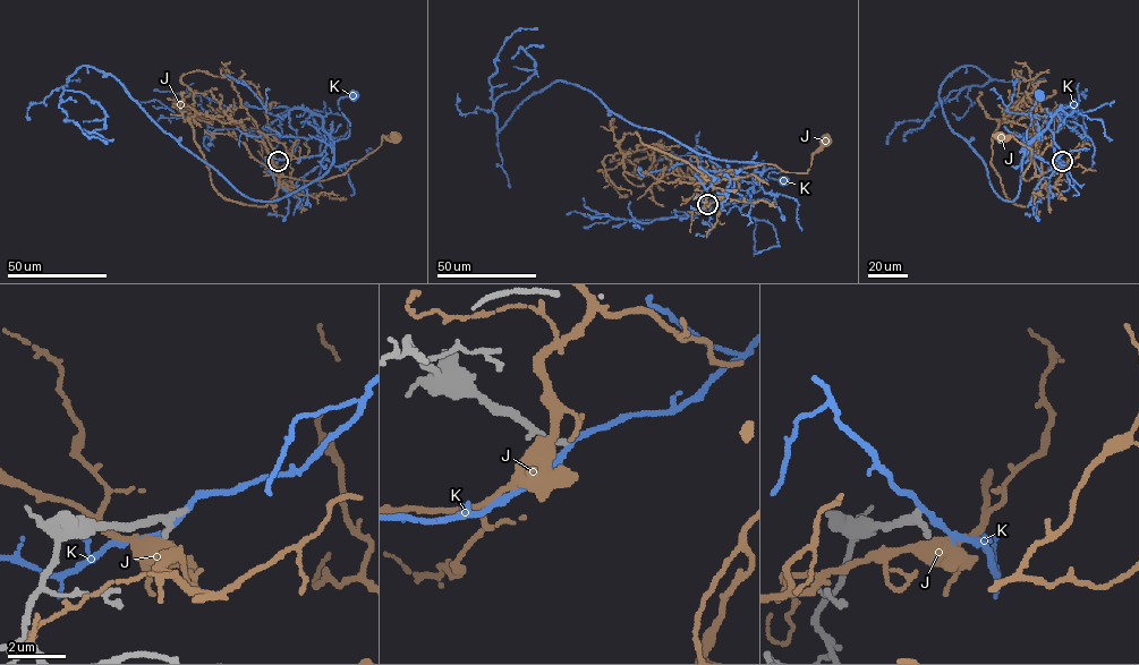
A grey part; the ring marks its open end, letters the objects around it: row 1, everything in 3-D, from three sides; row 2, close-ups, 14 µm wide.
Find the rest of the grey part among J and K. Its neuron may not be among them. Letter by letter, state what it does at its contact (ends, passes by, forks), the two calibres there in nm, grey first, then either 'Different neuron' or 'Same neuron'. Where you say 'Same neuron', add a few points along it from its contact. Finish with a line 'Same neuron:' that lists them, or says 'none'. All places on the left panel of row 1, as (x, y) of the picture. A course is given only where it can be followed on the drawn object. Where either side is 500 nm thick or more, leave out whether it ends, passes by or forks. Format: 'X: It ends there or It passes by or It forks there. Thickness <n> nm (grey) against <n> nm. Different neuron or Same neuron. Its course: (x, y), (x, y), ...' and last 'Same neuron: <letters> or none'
J: Thickness 160 nm (grey) against 550 nm. Different neuron
K: It passes by. Thickness 260 nm (grey) against 190 nm. Different neuron
Same neuron: none

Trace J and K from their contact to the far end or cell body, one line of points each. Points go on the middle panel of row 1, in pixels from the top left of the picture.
J: (705, 205), (708, 193), (704, 184), (720, 175), (765, 163), (783, 171), (806, 173), (812, 155), (824, 142)
K: (707, 204), (728, 194), (719, 194), (723, 204), (748, 196), (768, 168), (780, 171), (768, 177), (783, 180)

